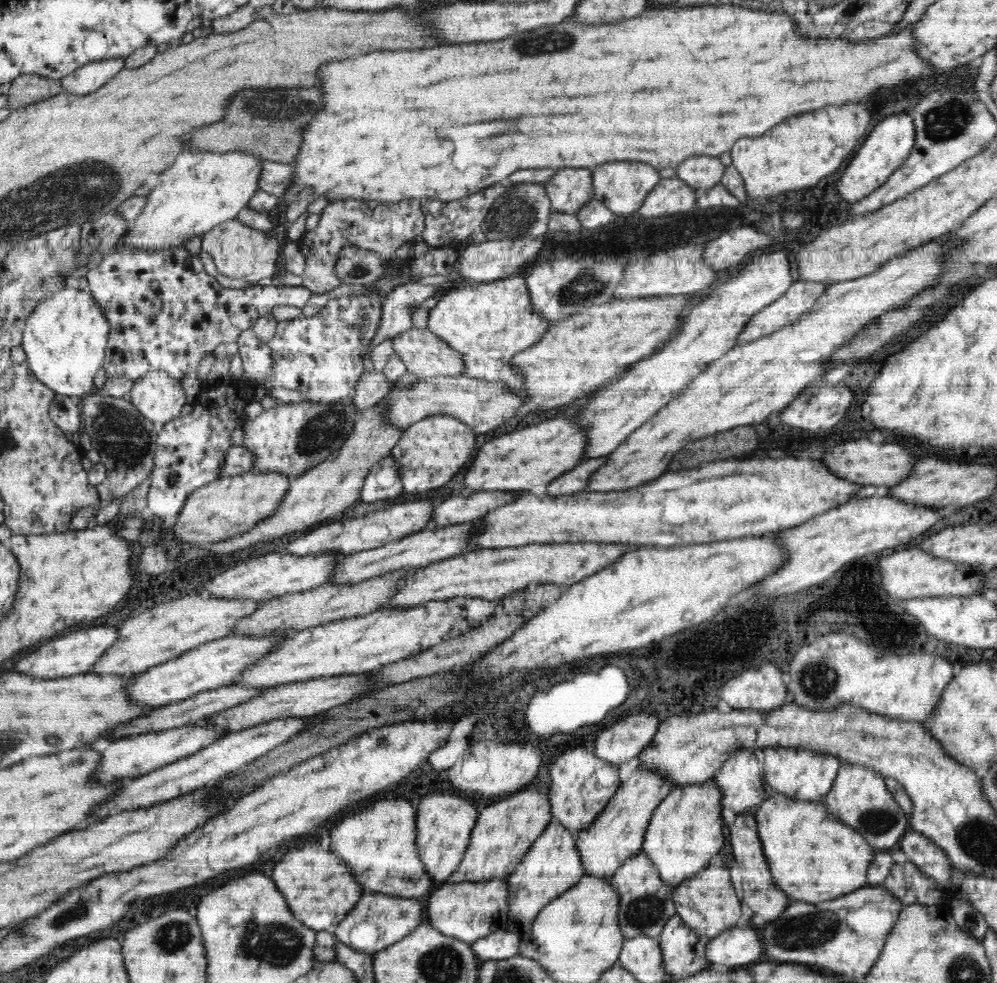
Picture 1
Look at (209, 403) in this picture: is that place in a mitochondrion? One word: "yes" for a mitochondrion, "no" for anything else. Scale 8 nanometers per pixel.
no

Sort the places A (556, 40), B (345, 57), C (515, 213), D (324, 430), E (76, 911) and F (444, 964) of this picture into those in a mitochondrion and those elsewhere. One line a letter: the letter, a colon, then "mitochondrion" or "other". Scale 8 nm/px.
A: mitochondrion
B: other
C: mitochondrion
D: mitochondrion
E: mitochondrion
F: mitochondrion

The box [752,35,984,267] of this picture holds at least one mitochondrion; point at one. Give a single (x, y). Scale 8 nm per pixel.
(950, 118)

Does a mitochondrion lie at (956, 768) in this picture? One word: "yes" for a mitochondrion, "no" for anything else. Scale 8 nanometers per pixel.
no

